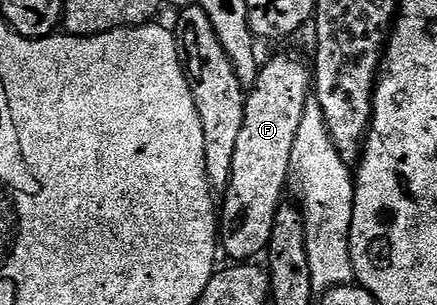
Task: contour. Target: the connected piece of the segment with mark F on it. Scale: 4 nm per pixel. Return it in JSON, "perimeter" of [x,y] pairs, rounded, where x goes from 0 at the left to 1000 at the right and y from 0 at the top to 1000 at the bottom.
{"perimeter":[[[627,184],[590,230],[590,262],[570,292],[558,361],[558,413],[549,413],[549,452],[540,462],[540,508],[531,525],[526,597],[513,620],[517,659],[503,669],[503,813],[535,859],[572,859],[611,823],[622,780],[622,741],[632,728],[636,679],[650,662],[654,587],[668,577],[668,479],[677,466],[677,426],[686,426],[686,387],[714,328],[714,223],[673,184]]]}

